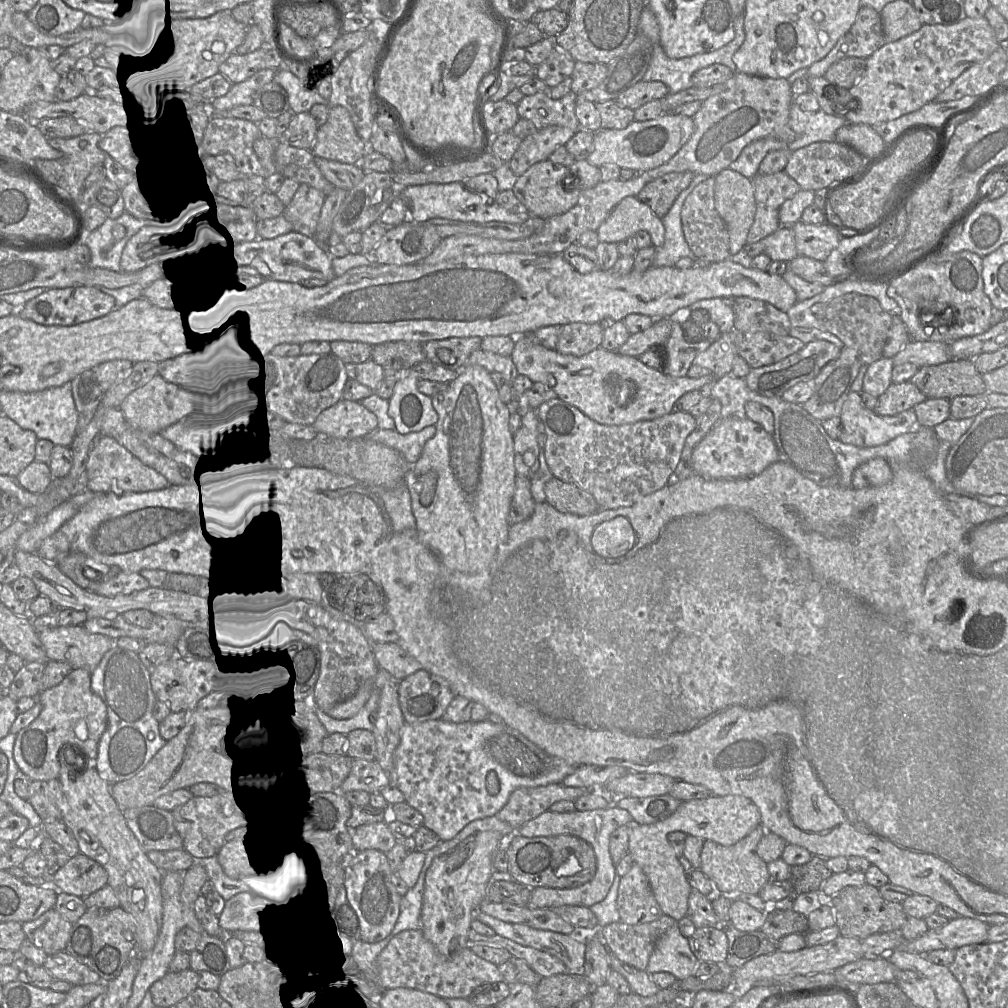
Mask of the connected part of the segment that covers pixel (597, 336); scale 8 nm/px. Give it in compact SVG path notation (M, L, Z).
M570 323L560 329L556 346L558 352L573 356L584 356L601 347L605 324Z

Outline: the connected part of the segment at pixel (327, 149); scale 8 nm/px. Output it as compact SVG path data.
M343 106L329 108L328 119L318 128L311 148L315 157L345 164L359 164L368 144L358 135L348 110Z

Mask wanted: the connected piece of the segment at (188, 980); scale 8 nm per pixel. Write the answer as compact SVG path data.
M190 968L180 972L168 971L149 989L155 1006L170 1007L185 999L198 988L199 978L200 973Z

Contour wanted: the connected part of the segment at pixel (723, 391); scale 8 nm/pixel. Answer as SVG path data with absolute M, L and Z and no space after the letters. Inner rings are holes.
M730 374L715 378L712 382L711 398L719 399L721 403L720 418L747 418L745 404L748 401L760 401L758 393L752 391L745 378L737 378Z

